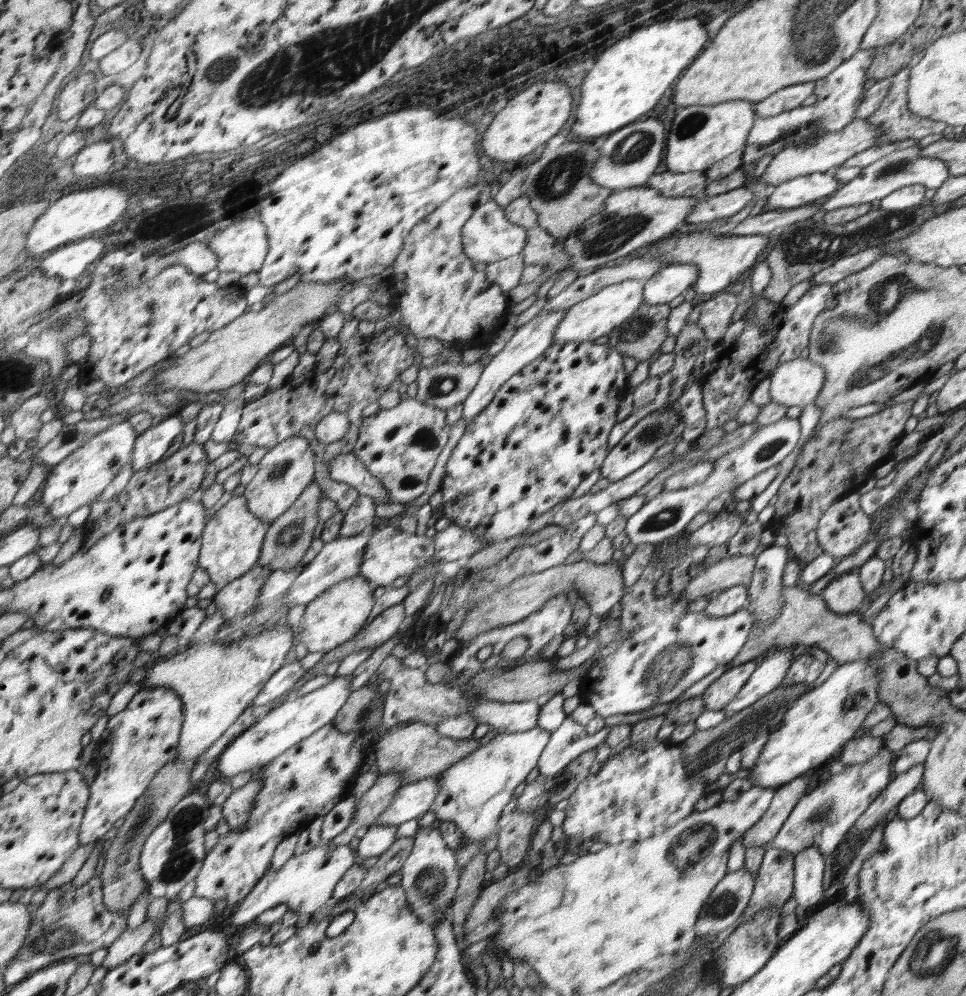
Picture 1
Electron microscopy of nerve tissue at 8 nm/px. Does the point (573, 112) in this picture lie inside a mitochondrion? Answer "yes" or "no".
no

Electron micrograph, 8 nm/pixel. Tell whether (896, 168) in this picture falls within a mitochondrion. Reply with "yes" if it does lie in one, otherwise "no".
yes

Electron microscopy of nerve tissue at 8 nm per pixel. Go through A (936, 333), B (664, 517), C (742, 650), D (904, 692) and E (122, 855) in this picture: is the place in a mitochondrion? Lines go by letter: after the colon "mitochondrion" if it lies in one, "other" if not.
A: mitochondrion
B: mitochondrion
C: other
D: mitochondrion
E: mitochondrion

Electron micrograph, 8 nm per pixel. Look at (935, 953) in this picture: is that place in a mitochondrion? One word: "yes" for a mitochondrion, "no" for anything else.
yes

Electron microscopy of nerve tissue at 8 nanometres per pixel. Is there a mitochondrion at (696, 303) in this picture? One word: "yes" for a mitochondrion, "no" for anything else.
no

